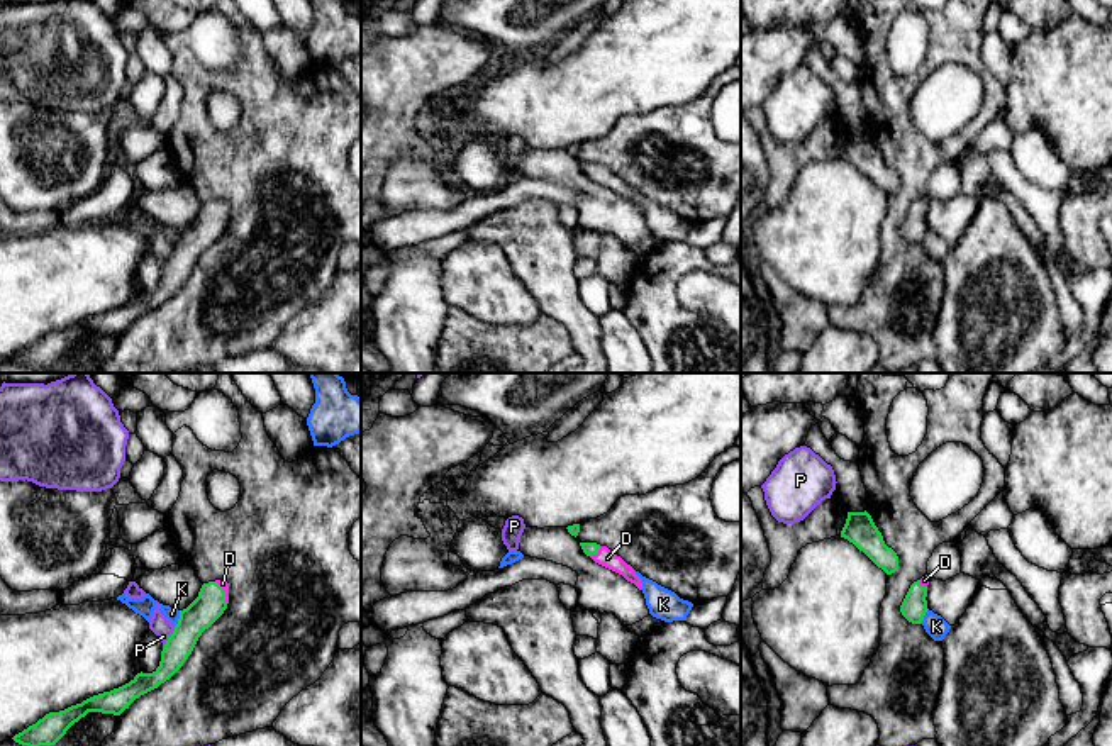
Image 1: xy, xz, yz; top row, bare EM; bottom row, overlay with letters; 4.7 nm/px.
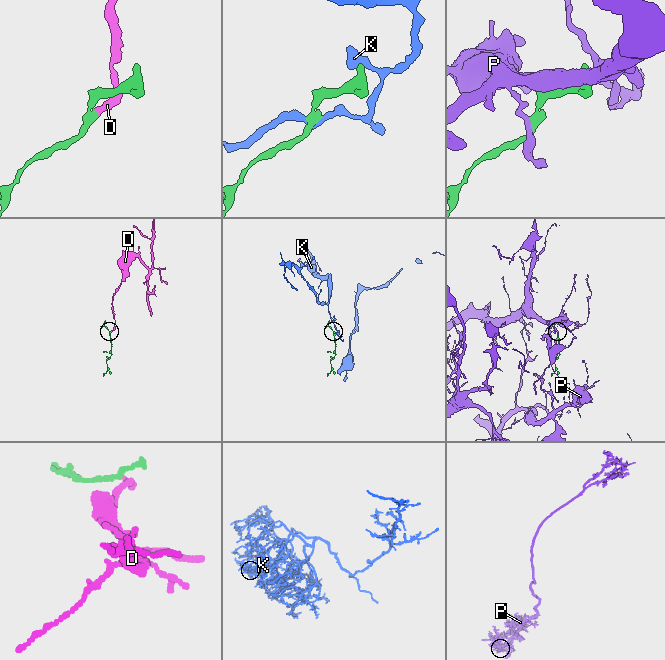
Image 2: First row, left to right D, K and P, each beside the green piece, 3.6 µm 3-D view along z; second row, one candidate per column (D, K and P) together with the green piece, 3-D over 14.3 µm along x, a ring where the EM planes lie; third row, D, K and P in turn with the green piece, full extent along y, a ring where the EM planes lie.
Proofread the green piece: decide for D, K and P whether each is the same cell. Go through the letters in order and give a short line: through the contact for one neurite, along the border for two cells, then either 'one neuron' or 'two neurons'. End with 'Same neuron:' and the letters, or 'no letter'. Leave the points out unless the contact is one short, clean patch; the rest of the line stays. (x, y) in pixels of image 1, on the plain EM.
D: xz (589, 168), (595, 173), (607, 178) | one neuron
K: xy (180, 231), (175, 246) | two neurons
P: xy (175, 246), (163, 267) | two neurons
Same neuron: D

